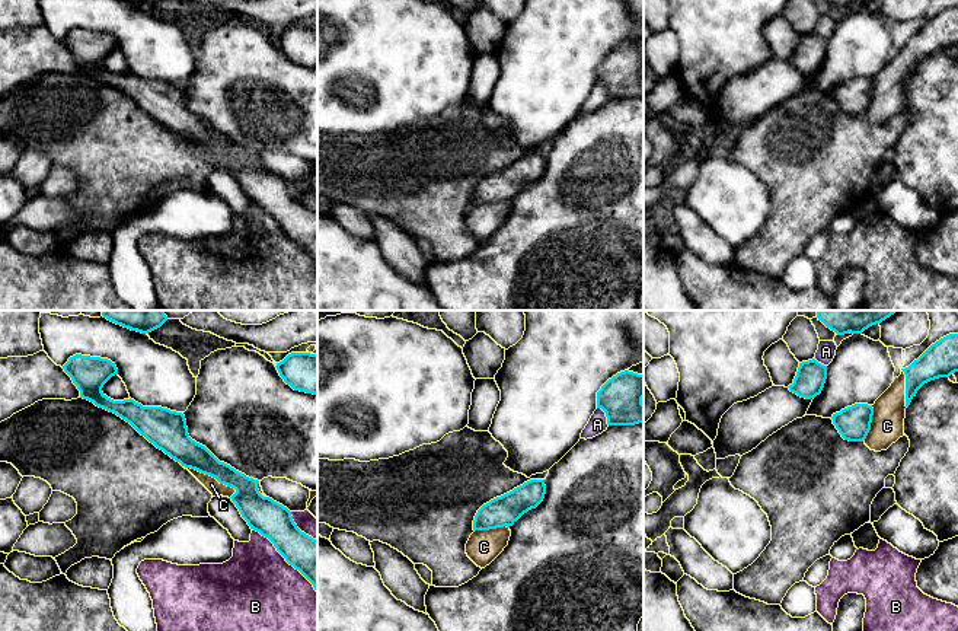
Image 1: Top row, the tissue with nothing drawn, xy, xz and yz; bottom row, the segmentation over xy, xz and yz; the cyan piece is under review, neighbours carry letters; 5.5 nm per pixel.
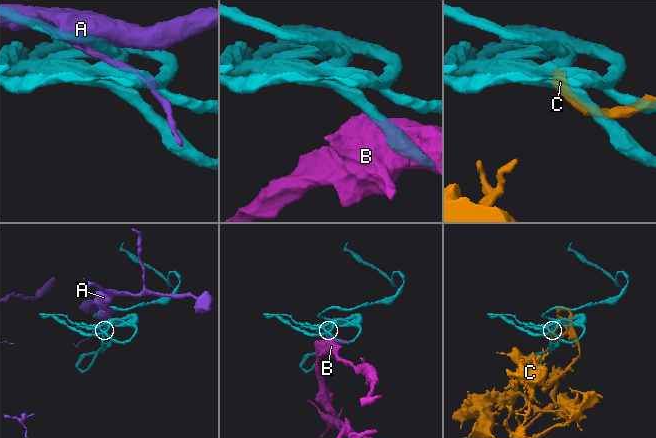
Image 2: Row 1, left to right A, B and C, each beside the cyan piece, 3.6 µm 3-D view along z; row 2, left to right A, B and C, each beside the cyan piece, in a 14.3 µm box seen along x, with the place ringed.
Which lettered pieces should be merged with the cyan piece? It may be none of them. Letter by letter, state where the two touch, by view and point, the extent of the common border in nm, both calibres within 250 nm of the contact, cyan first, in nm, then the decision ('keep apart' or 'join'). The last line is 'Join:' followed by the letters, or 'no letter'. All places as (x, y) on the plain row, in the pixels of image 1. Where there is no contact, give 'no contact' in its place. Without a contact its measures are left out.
A: meets cyan in xz at (606, 89); contact 120 nm long; 240 nm thick on the cyan side, 100 nm on the other; keep apart
B: meets cyan in xy at (284, 230); contact 500 nm long; 220 nm thick on the cyan side, 480 nm on the other; keep apart
C: meets cyan in xy at (210, 149); contact 320 nm long; 160 nm thick on the cyan side, 80 nm on the other; join
Join: C

